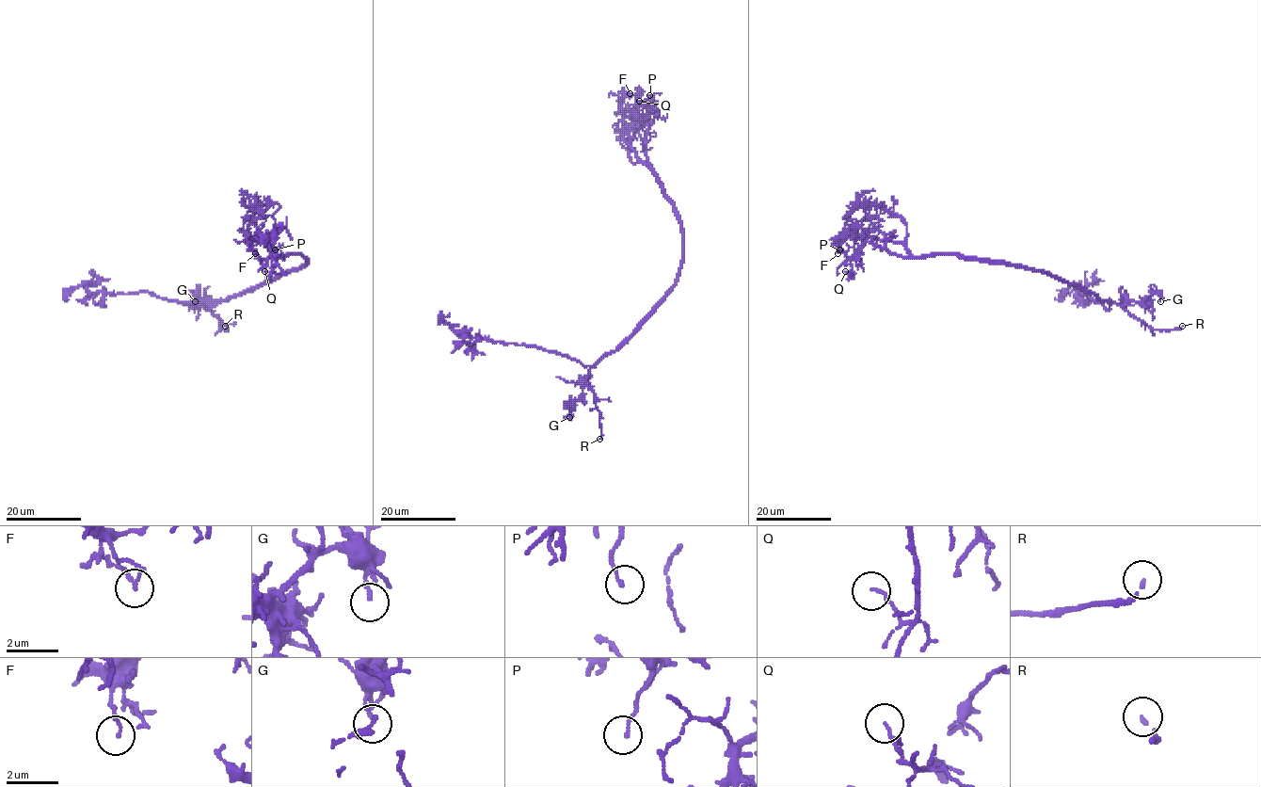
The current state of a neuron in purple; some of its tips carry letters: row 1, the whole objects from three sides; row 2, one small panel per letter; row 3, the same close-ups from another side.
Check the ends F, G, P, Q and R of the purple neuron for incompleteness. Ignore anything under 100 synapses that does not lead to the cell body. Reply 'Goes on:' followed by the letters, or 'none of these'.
Goes on: R

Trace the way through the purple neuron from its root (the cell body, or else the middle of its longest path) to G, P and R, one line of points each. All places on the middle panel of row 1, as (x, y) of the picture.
G: (656, 304), (655, 310), (614, 350), (606, 353), (589, 370), (582, 386), (582, 396), (570, 409), (569, 417)
P: (656, 304), (678, 271), (682, 228), (674, 202), (647, 160), (646, 131), (654, 118), (647, 107), (649, 95)
R: (656, 304), (655, 310), (614, 350), (589, 370), (586, 384), (599, 413), (599, 439)

